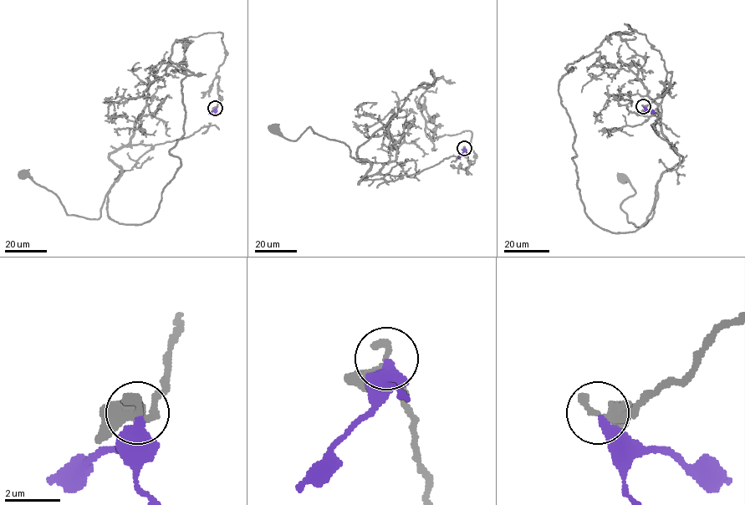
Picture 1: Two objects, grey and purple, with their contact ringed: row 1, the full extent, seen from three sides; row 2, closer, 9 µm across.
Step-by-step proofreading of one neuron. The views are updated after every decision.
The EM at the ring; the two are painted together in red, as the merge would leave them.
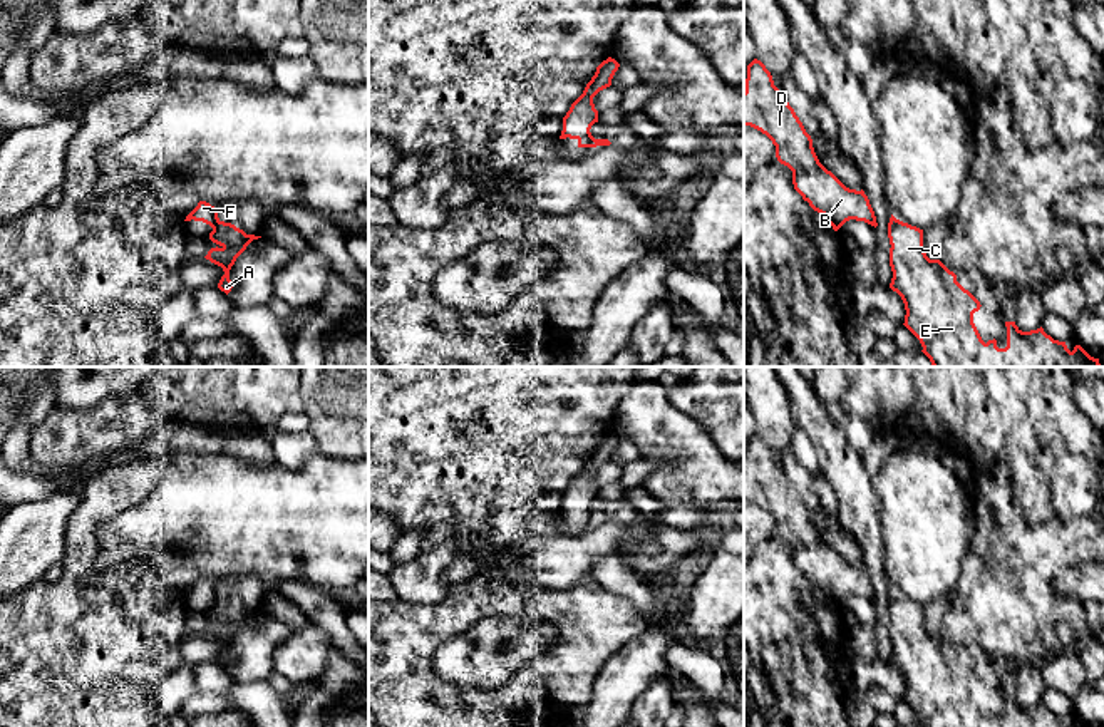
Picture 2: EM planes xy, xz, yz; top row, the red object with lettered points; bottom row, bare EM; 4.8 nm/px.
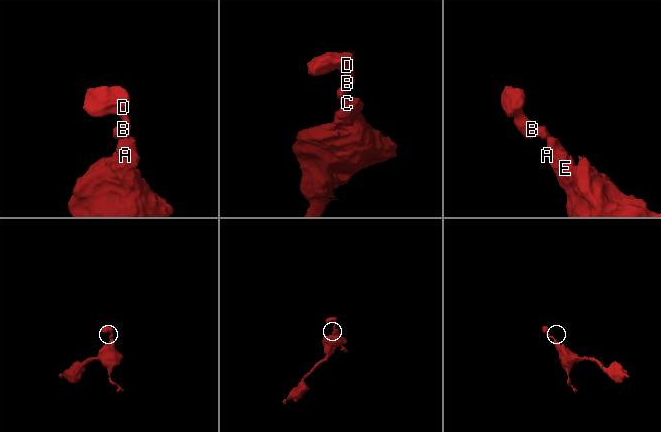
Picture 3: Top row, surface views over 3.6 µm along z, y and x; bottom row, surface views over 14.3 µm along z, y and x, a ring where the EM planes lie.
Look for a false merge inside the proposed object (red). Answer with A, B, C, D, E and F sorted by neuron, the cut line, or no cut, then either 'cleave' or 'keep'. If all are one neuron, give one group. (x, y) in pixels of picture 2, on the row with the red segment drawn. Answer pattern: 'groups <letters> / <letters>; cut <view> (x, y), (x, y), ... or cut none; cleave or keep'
groups A C E / B D F; cut xy (220, 221), (213, 228); cleave

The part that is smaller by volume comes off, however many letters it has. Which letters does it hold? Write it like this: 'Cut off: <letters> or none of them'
Cut off: B, D, F

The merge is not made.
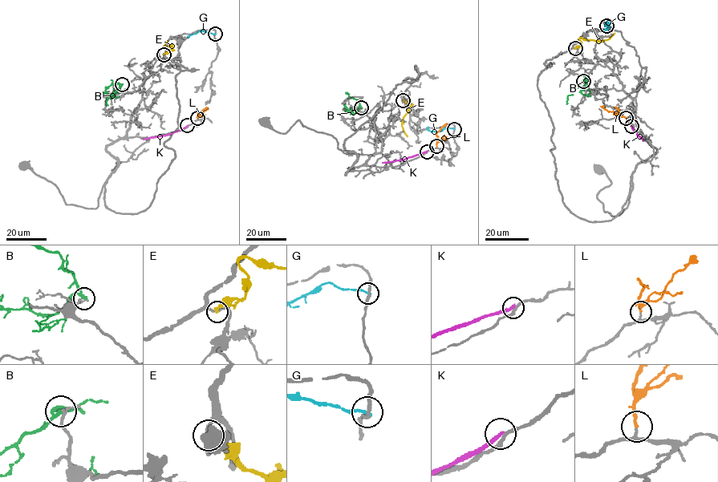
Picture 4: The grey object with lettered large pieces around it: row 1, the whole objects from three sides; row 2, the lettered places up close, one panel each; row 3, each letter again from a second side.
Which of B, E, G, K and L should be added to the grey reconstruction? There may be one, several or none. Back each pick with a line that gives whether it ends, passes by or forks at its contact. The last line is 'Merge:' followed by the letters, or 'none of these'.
L: It ends there
Merge: L

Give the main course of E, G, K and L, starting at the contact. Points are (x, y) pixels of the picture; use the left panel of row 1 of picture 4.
E: (163, 54), (172, 48), (171, 44), (162, 47), (168, 40)
G: (215, 34), (201, 30), (188, 38)
K: (188, 126), (166, 135), (143, 139)
L: (197, 118), (196, 112), (207, 107)

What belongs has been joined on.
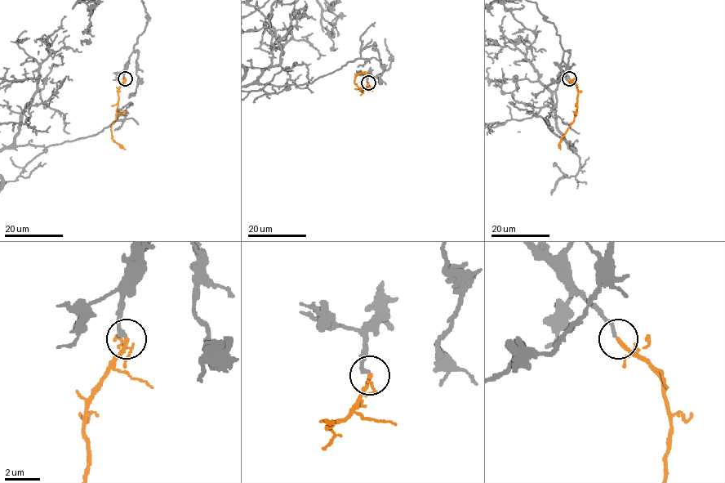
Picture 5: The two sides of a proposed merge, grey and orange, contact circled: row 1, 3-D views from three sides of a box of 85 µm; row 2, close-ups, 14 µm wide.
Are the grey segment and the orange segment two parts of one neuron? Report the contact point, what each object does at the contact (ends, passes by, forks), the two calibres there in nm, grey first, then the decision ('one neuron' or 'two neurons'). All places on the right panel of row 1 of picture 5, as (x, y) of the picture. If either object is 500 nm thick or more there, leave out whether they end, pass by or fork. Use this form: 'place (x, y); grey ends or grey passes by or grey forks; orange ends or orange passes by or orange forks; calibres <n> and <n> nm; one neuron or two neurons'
place (569, 78); grey ends; orange ends; calibres 240 and 200 nm; two neurons

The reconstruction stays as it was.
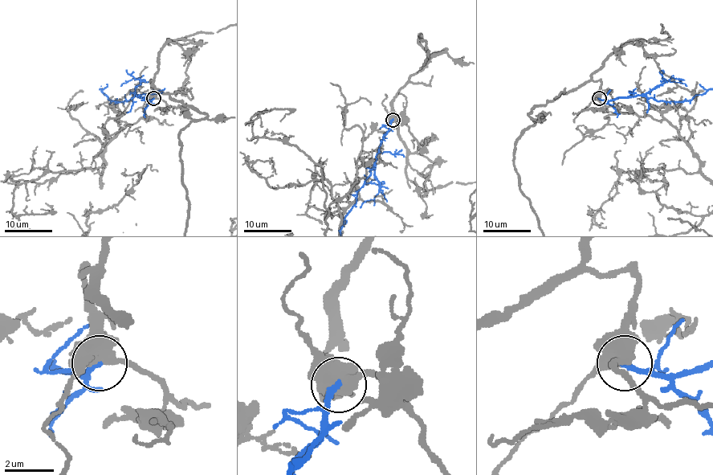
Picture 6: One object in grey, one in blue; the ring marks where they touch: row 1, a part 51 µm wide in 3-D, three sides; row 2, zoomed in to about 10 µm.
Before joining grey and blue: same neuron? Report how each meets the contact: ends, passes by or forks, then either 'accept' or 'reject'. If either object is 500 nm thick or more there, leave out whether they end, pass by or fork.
grey passes by; blue ends there; reject

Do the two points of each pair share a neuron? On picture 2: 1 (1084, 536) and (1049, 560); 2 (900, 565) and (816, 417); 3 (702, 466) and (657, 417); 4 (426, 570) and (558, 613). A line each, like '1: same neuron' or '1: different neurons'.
1: same neuron
2: different neurons
3: same neuron
4: different neurons

